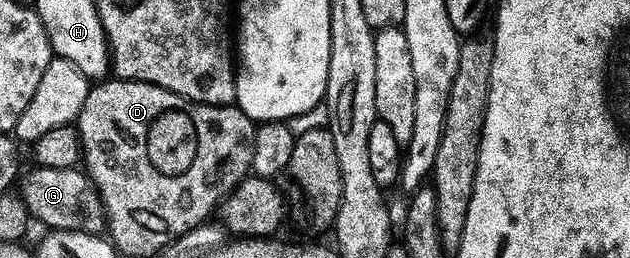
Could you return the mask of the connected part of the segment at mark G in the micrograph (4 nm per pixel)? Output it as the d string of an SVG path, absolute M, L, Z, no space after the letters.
M36 168L19 192L29 208L32 220L41 222L46 230L94 235L106 232L105 204L101 201L101 192L89 178L88 172L80 168Z

